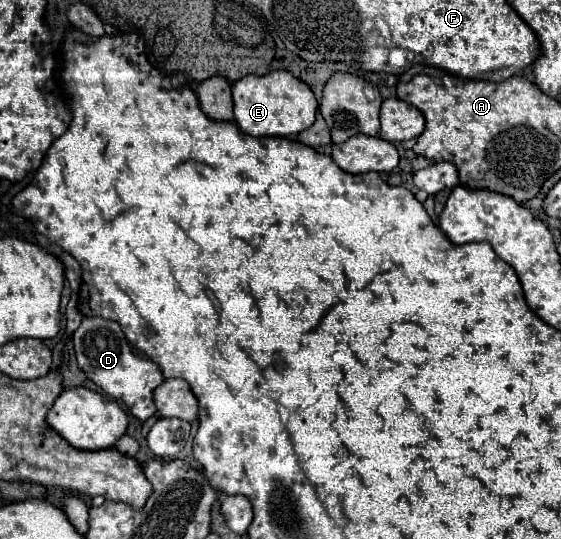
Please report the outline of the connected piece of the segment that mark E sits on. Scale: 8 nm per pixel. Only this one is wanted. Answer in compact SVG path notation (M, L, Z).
M278 69L268 75L250 75L242 77L232 87L234 95L234 119L244 133L252 137L292 137L314 123L318 101L312 89L294 77L286 69Z

